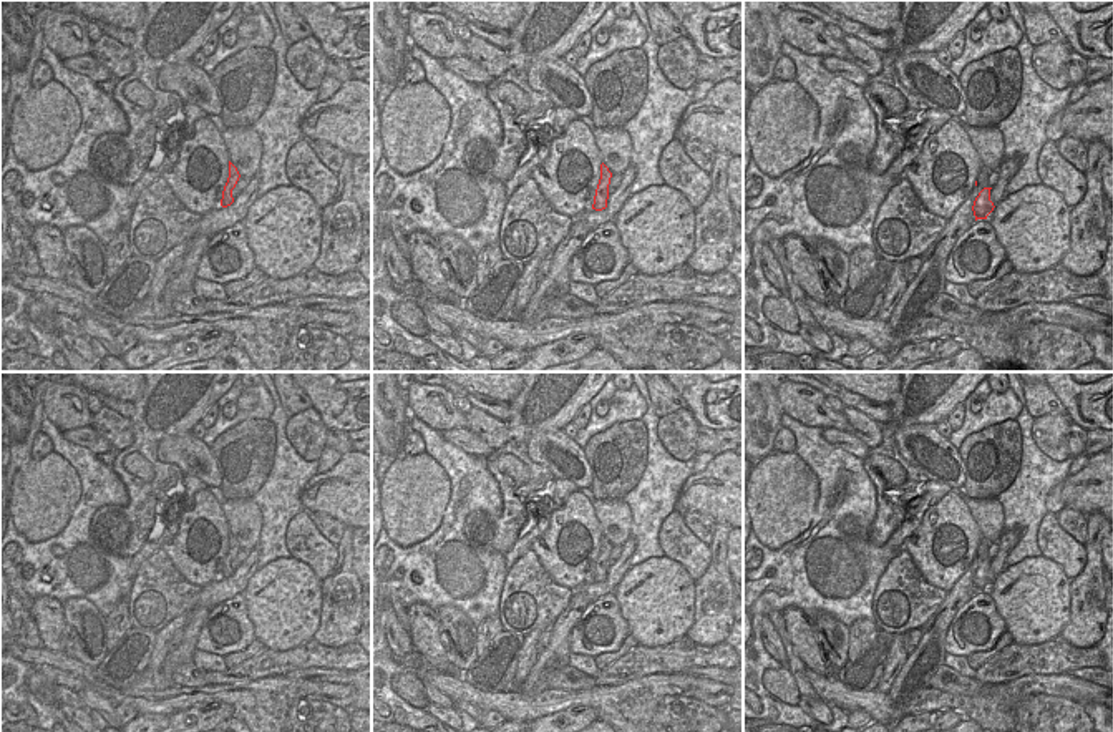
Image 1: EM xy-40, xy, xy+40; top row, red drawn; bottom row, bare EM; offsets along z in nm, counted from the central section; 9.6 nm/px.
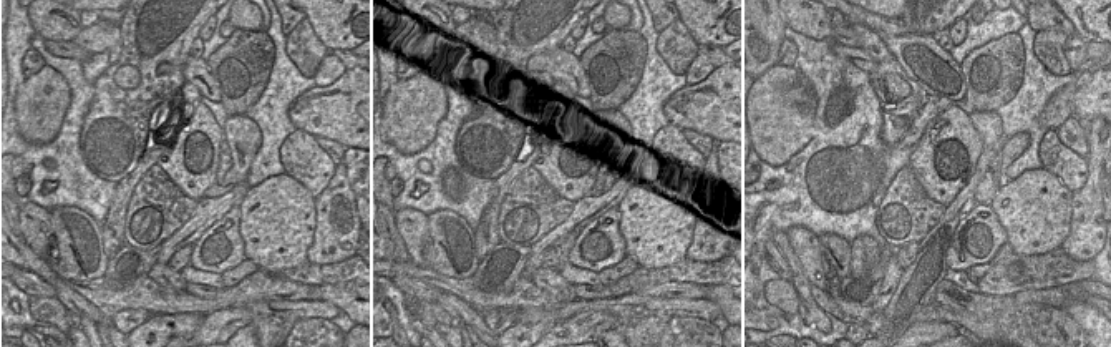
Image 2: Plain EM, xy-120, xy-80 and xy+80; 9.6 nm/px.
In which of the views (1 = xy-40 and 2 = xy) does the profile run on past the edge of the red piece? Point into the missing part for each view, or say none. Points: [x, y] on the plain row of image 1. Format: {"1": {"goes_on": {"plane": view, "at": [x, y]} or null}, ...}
{"1": {"goes_on": null}, "2": {"goes_on": null}}

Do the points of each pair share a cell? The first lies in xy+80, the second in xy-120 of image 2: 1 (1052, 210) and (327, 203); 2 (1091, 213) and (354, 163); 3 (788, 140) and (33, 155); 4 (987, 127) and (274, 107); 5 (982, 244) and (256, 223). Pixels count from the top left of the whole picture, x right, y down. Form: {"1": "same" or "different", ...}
{"1": "different", "2": "different", "3": "different", "4": "different", "5": "different"}

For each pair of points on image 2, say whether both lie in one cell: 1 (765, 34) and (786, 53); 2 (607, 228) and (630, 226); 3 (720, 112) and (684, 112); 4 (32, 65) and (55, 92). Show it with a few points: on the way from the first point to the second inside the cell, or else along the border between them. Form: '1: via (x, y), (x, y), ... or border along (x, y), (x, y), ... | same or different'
1: border along (785, 39), (776, 63) | different
2: border along (616, 206), (619, 211), (619, 231), (627, 253) | different
3: via (712, 112), (692, 112) | same
4: border along (45, 63), (27, 78) | different

